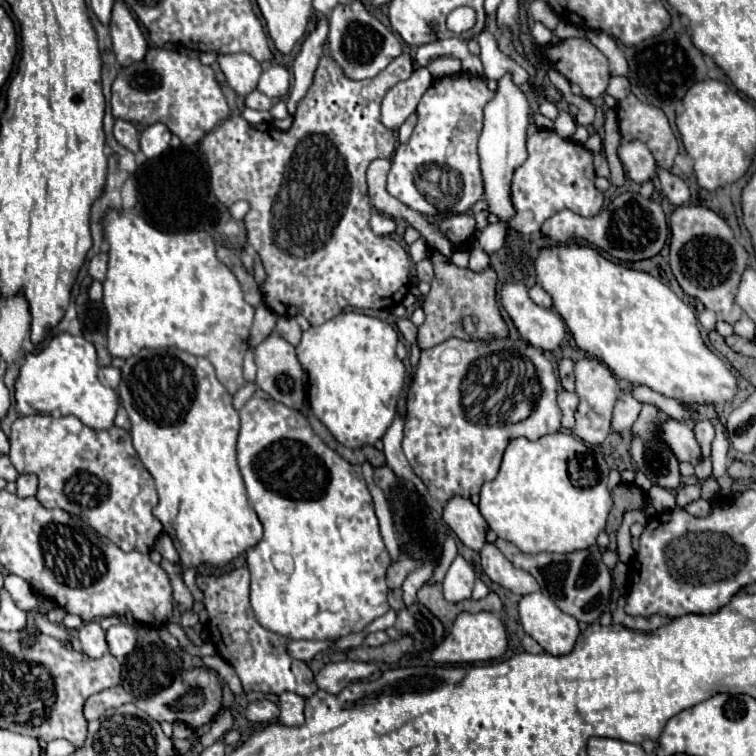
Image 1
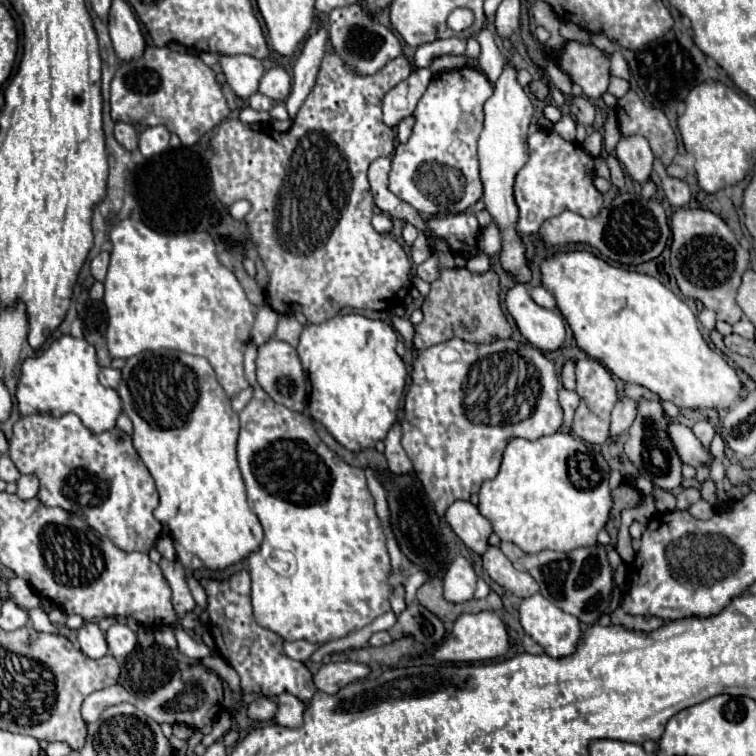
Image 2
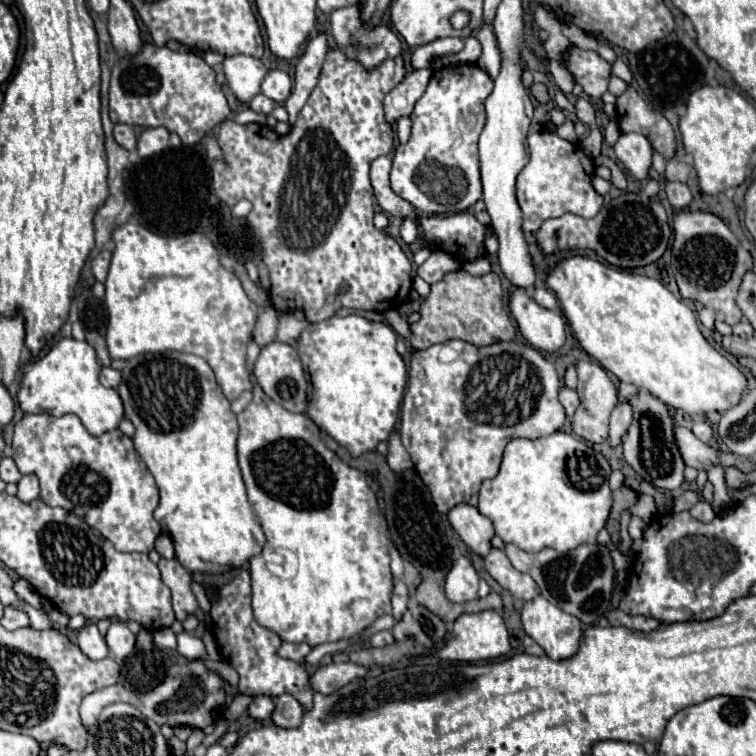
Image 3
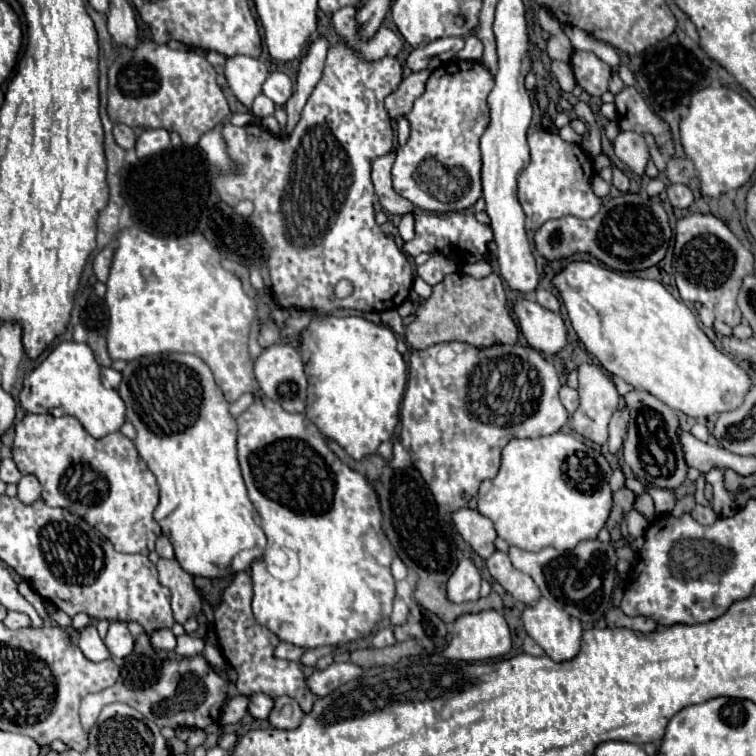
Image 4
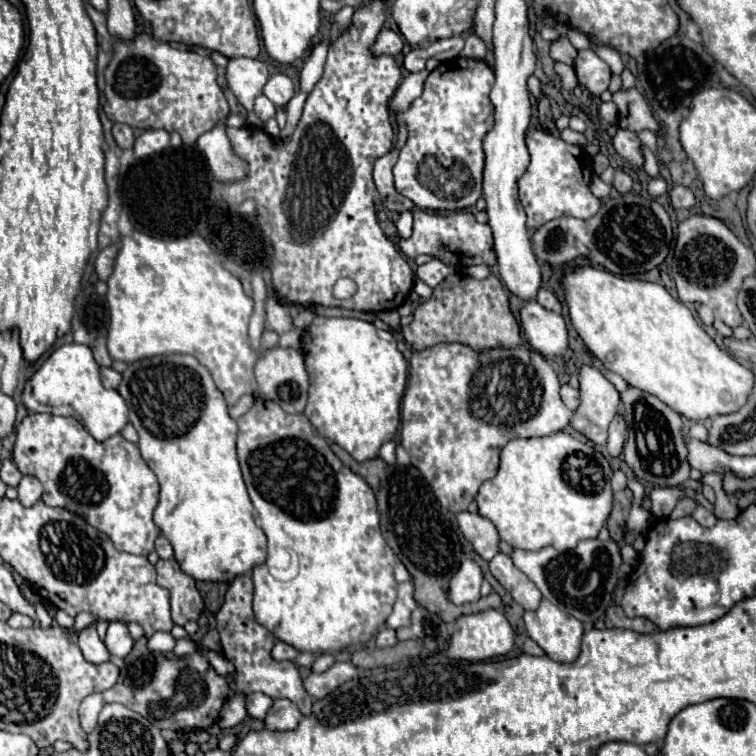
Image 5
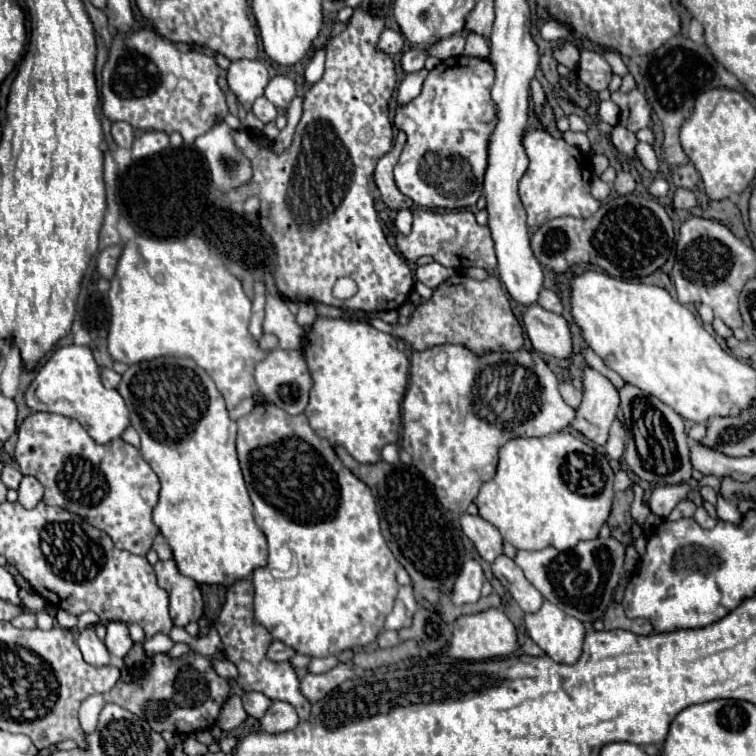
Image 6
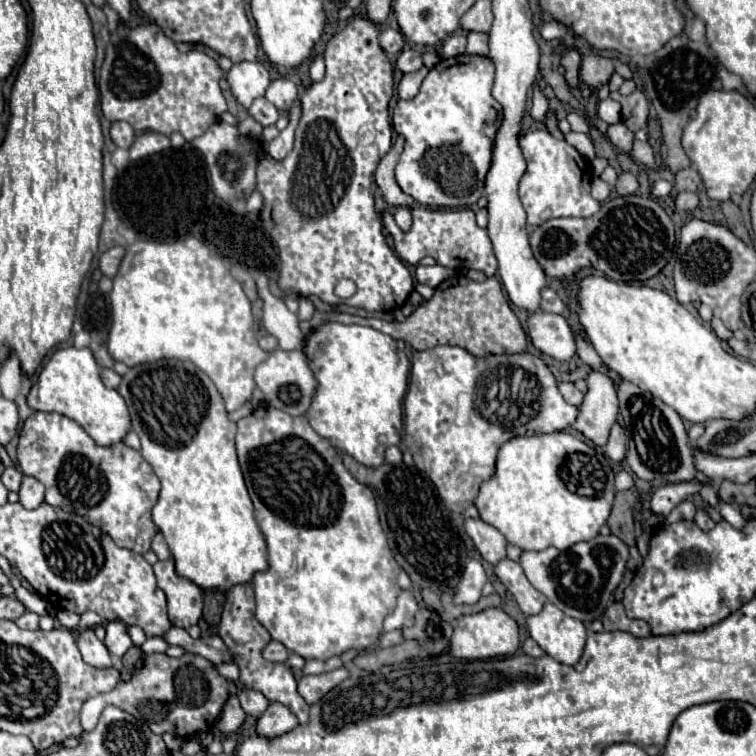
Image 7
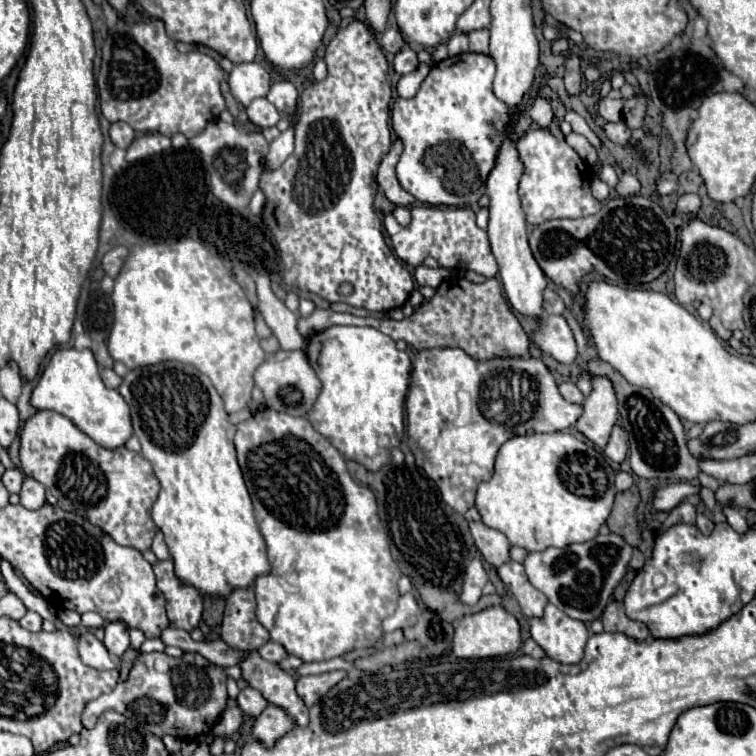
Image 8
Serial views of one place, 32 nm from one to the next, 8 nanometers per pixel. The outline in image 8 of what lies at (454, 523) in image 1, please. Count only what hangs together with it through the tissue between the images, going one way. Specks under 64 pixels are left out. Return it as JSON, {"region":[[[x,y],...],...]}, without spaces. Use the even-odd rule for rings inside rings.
{"region":[[[468,522],[468,528],[470,528],[476,548],[482,552],[484,560],[488,560],[496,568],[510,560],[510,556],[508,556],[510,544],[502,532],[486,526],[484,522]]]}

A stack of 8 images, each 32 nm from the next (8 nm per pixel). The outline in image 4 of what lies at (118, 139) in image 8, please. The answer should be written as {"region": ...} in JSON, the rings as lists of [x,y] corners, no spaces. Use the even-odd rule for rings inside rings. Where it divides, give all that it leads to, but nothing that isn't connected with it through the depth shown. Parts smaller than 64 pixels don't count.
{"region":[[[114,124],[114,138],[124,150],[132,150],[136,146],[136,134],[126,124]]]}

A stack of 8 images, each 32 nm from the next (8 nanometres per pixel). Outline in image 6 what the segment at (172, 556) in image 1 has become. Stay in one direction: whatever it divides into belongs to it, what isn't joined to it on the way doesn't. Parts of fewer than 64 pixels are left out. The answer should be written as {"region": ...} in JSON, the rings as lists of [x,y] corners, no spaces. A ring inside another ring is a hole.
{"region":[[[162,534],[156,536],[154,550],[156,550],[156,554],[158,554],[160,560],[170,560],[172,558],[172,550],[170,550],[170,546],[168,546],[168,542],[166,542],[166,538]]]}

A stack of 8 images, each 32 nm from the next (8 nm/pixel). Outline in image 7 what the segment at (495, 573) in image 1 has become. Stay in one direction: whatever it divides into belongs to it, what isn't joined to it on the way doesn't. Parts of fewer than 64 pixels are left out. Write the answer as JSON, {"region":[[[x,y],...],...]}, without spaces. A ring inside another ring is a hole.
{"region":[[[504,558],[494,566],[494,574],[500,578],[500,582],[506,586],[506,590],[516,598],[520,610],[524,614],[538,614],[546,602],[546,598],[528,582],[524,572],[520,570],[520,564]]]}

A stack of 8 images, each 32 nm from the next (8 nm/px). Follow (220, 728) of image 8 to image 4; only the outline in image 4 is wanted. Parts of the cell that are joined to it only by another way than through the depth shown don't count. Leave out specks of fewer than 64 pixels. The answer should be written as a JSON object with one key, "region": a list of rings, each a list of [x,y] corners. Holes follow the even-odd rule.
{"region":[[[234,696],[224,708],[222,708],[222,714],[220,714],[220,724],[226,726],[226,724],[236,724],[244,714],[246,714],[246,708],[248,708],[248,702],[250,698],[248,696]]]}

